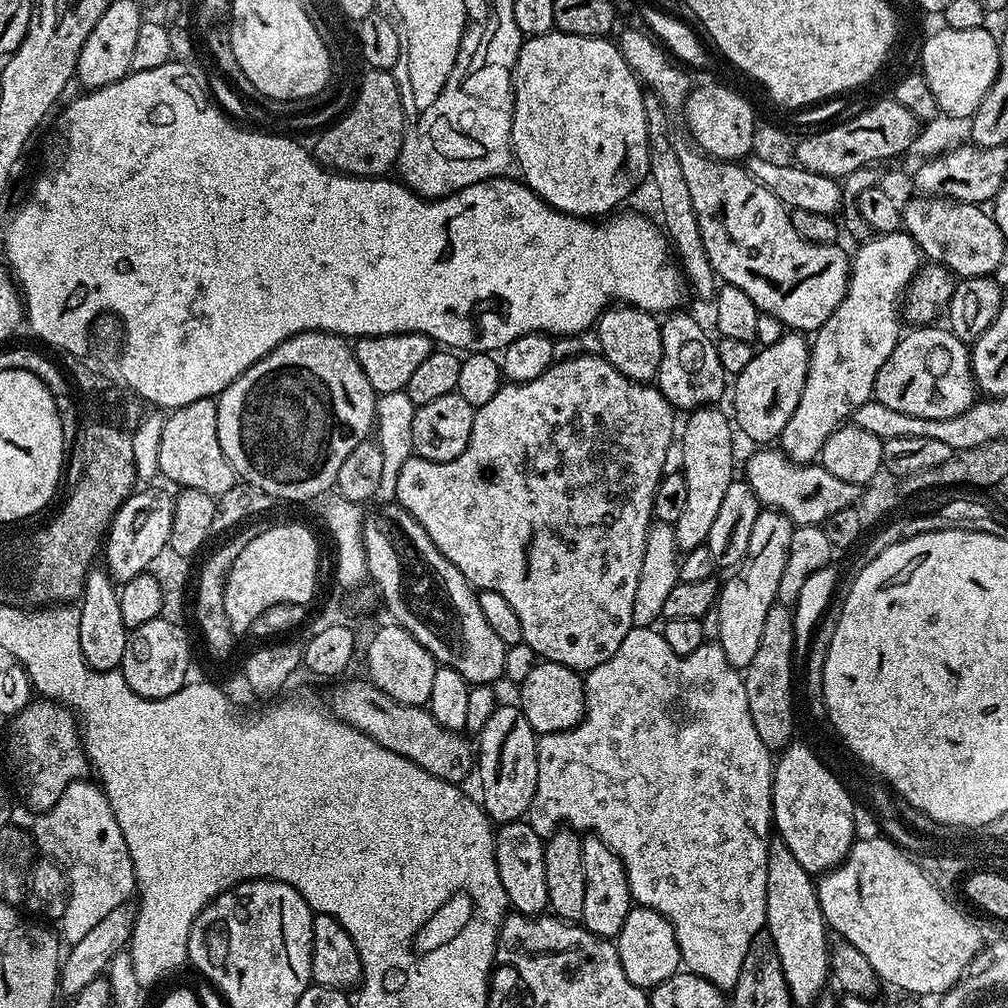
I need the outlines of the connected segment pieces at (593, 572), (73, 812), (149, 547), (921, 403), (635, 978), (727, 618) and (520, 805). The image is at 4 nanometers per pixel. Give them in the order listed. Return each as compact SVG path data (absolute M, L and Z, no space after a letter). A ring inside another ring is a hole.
M603 355L596 356L572 356L569 360L563 358L557 359L546 370L546 374L542 374L542 378L534 378L534 382L522 382L514 384L511 382L501 383L498 394L494 394L494 398L490 398L490 402L486 402L486 406L476 409L474 414L474 430L470 430L470 442L466 442L466 450L462 450L462 454L458 454L458 458L454 458L450 462L434 463L433 460L423 460L420 456L413 454L402 470L398 471L398 484L395 503L410 513L413 518L420 523L422 530L426 530L426 534L430 534L430 542L434 542L434 546L438 546L441 554L450 562L454 562L454 566L458 566L458 570L462 570L464 577L471 582L472 587L480 592L493 592L494 594L502 594L502 598L506 598L506 602L510 602L510 606L514 609L514 614L518 614L518 623L522 625L522 638L524 643L530 646L530 650L536 652L537 657L541 661L550 664L561 664L567 668L581 674L591 673L594 666L602 666L602 662L606 662L618 650L618 646L622 646L622 638L626 638L626 634L633 628L632 615L634 614L634 590L638 590L638 573L642 570L642 554L646 554L646 534L654 523L652 507L654 506L654 494L660 485L660 477L666 471L664 463L668 460L668 451L674 448L674 433L678 428L678 420L676 424L677 413L674 411L671 402L660 393L659 388L651 383L638 384L634 380L627 380L618 370L614 370L614 366L610 366L610 362L604 359Z
M86 778L74 781L46 812L34 813L25 805L15 805L9 811L9 821L13 827L30 829L37 849L66 873L69 892L67 906L60 917L60 933L73 944L84 939L110 911L133 897L136 875L130 852L109 800L97 783Z
M133 491L124 505L116 511L102 544L103 567L113 581L123 582L148 571L151 560L168 547L170 526L174 522L174 500L164 492Z
M916 326L908 330L912 332L905 331L901 335L874 382L874 399L882 402L882 406L890 406L890 410L899 410L901 414L910 414L914 418L954 418L976 403L978 389L972 373L969 345L960 341L947 327L936 327Z
M633 906L626 914L626 922L622 922L622 930L614 938L614 943L622 970L626 970L626 978L634 982L634 986L651 990L681 971L680 947L674 926L653 908Z
M771 510L761 511L754 522L754 530L750 530L747 559L729 575L733 576L728 581L725 579L720 585L720 599L715 606L721 626L718 643L728 661L738 670L747 668L750 658L758 654L766 614L770 614L773 604L777 603L778 581L786 567L786 554L790 554L793 527L790 517Z
M515 703L496 708L484 720L478 740L479 803L493 825L509 824L527 817L538 782L538 733Z

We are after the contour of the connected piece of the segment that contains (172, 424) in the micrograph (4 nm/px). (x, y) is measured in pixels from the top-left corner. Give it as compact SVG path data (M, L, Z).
M213 397L198 398L198 402L190 402L181 408L173 408L164 417L162 426L162 438L159 443L158 466L159 475L166 478L172 484L177 484L177 489L202 490L202 494L217 498L225 494L238 482L234 469L230 466L228 459L222 454L222 446L218 442L218 410L216 400Z

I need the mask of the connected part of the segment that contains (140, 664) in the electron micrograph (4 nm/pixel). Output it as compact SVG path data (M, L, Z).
M161 618L129 631L126 654L122 658L119 671L123 672L134 694L147 700L161 700L184 687L189 679L188 663L192 660L192 652L188 649L188 636L184 632L185 625L174 625L173 622Z

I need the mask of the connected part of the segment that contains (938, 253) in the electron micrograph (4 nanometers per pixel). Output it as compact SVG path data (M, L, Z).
M917 195L916 200L905 203L902 208L902 228L919 246L921 253L931 263L941 264L953 277L991 277L996 267L1004 260L1004 244L1006 238L1002 230L998 230L995 220L981 205L963 204L957 200L947 200L944 196Z

